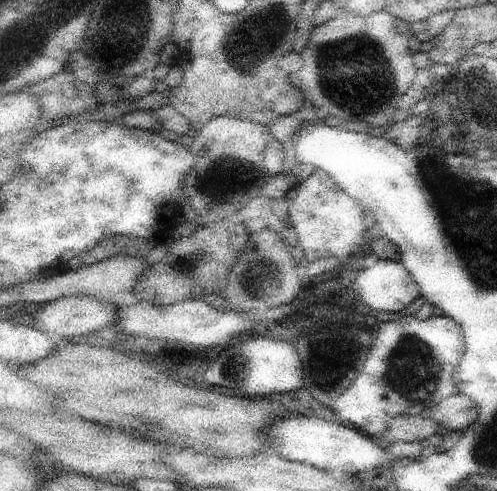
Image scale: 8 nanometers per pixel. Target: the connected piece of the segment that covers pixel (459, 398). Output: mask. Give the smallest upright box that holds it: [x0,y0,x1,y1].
[428,393,478,432]

